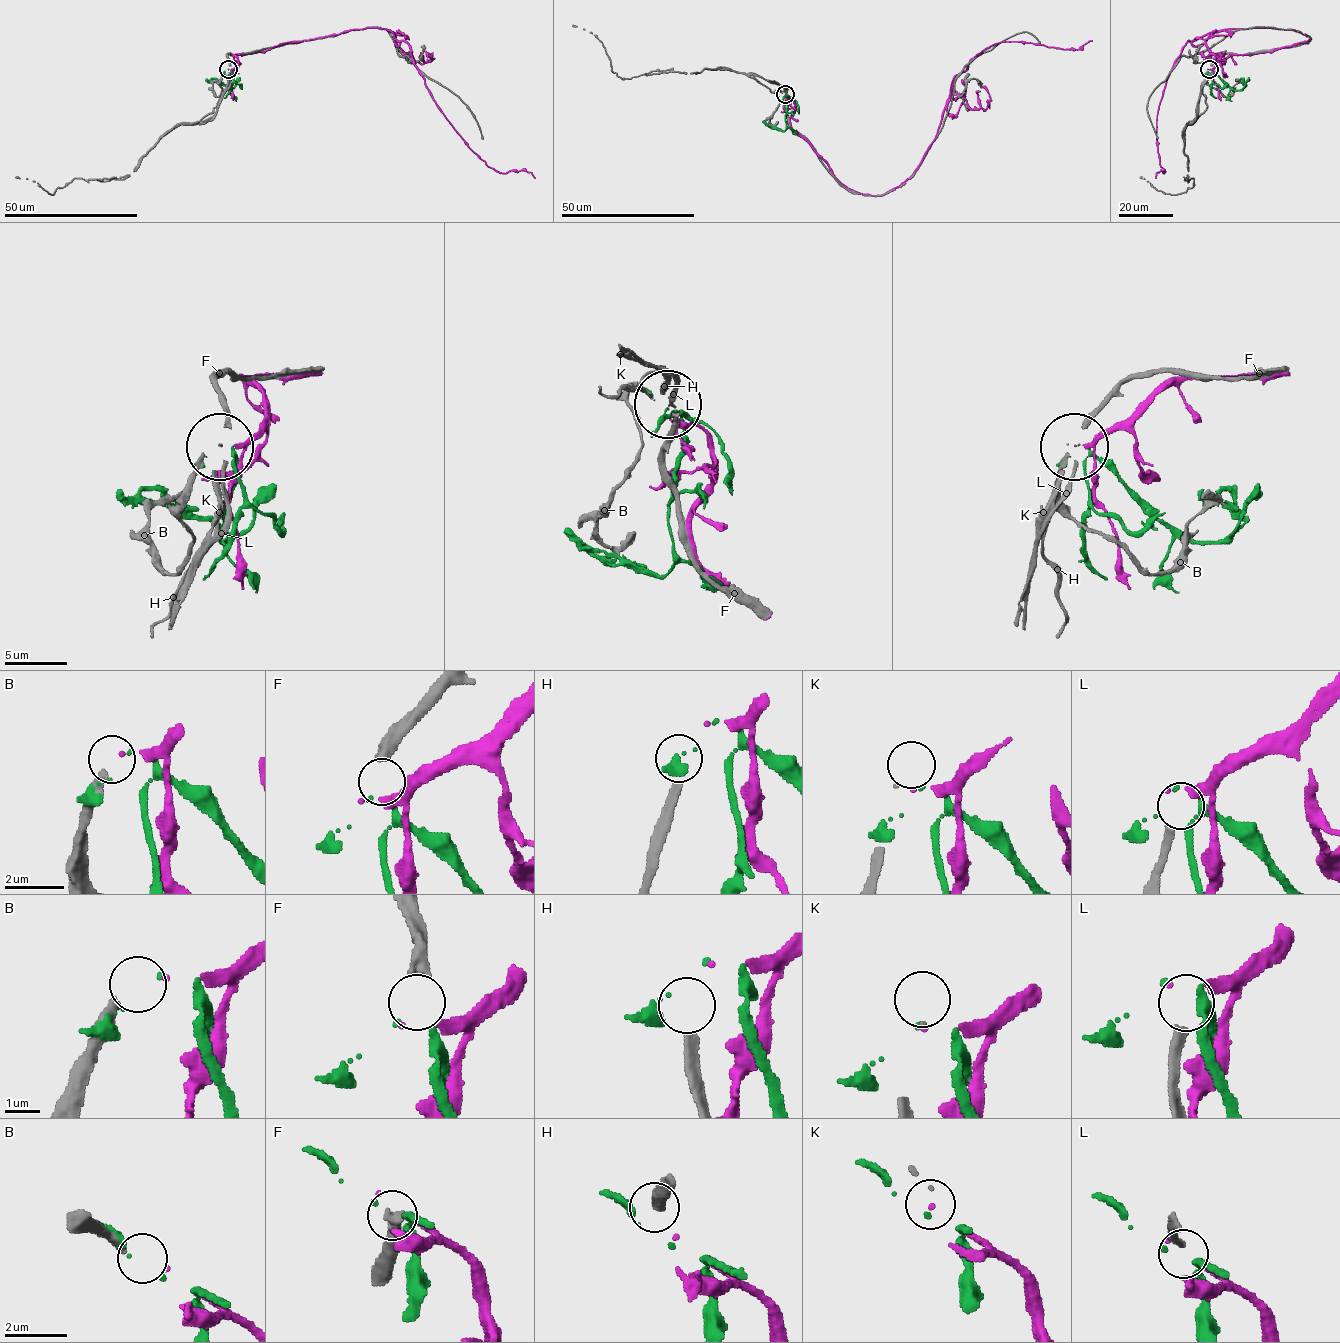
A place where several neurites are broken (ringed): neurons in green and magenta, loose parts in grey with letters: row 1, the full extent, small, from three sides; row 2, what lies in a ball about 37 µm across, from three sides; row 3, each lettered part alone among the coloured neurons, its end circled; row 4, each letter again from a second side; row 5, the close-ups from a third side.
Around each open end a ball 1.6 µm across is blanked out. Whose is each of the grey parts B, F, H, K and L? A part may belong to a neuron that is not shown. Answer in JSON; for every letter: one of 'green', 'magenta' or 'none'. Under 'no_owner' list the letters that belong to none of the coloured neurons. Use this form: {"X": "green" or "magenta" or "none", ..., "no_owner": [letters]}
{"B": "magenta", "F": "green", "H": "none", "K": "none", "L": "none", "no_owner": ["H", "K", "L"]}

